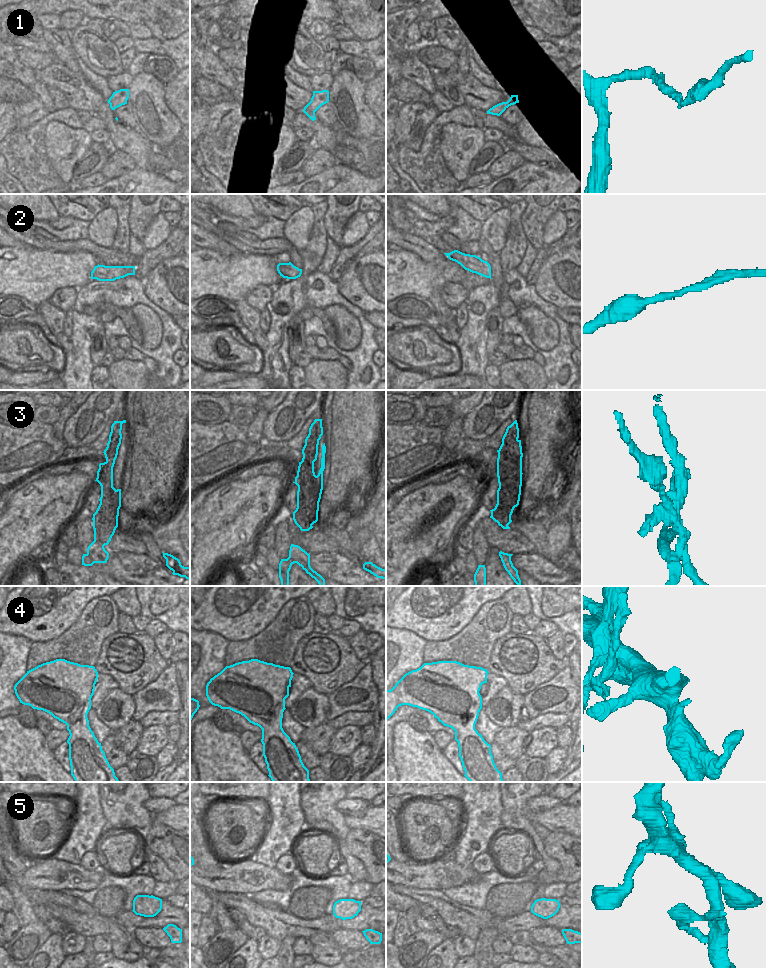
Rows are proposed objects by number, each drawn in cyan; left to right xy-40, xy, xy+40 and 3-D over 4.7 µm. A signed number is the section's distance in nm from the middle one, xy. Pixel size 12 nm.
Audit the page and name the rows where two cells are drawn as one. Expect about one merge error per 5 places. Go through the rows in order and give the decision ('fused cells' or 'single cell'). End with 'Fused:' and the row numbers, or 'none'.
1: single cell
2: single cell
3: fused cells
4: single cell
5: single cell
Fused: 3

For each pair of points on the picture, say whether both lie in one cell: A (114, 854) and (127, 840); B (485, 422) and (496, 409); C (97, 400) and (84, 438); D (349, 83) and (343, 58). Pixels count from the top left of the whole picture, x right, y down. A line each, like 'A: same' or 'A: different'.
A: same
B: same
C: same
D: different

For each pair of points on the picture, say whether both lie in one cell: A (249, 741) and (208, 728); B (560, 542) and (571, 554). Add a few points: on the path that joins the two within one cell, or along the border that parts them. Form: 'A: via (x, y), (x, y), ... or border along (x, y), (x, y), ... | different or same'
A: border along (239, 736), (242, 746), (247, 752) | different
B: border along (571, 540), (571, 545), (568, 549), (553, 562) | different

